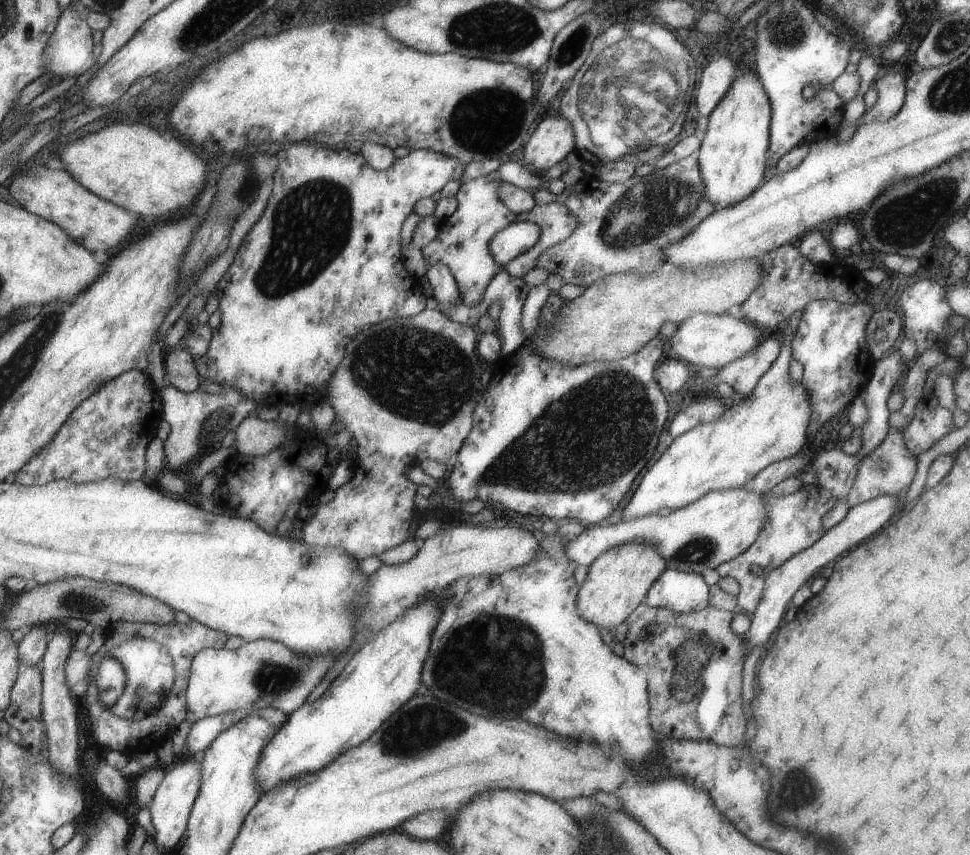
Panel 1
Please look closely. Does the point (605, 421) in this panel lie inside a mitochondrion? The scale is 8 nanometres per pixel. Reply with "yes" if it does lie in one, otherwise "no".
yes

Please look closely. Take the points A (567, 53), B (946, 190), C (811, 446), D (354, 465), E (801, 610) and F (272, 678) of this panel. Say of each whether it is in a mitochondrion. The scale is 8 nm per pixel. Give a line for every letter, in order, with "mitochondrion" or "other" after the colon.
A: mitochondrion
B: mitochondrion
C: other
D: other
E: other
F: mitochondrion

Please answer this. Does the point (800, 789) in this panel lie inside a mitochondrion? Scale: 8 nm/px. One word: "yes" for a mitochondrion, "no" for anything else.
yes

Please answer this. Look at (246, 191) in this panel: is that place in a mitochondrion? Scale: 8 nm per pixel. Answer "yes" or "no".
yes

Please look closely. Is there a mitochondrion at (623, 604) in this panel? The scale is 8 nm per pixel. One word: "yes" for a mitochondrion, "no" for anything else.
no

